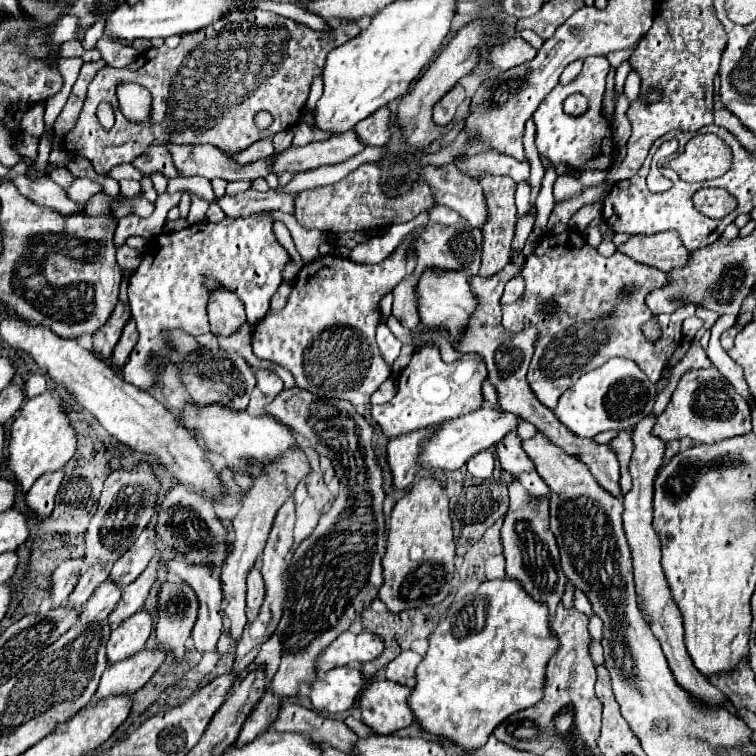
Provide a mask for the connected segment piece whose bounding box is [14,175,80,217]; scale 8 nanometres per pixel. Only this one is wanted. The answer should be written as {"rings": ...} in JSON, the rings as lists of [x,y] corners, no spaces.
{"rings":[[[18,175],[14,179],[14,183],[20,189],[20,193],[26,195],[36,205],[56,209],[64,217],[70,217],[72,213],[80,213],[80,205],[70,201],[66,197],[66,191],[62,187],[58,187],[50,177],[30,181],[26,175]]]}

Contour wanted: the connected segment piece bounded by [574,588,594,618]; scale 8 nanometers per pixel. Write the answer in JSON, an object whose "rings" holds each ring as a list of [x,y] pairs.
{"rings":[[[575,588],[574,607],[584,613],[588,618],[594,615],[592,605],[587,595],[579,589]]]}

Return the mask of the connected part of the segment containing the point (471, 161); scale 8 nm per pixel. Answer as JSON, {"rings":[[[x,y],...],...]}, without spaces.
{"rings":[[[474,153],[470,157],[462,155],[460,159],[454,159],[454,163],[462,173],[468,173],[476,181],[480,181],[484,175],[510,175],[518,183],[530,175],[528,161],[518,161],[514,157],[494,153]]]}

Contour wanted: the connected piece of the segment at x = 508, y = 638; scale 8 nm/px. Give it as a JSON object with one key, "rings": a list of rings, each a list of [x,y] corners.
{"rings":[[[504,577],[504,579],[494,579],[494,581],[484,581],[474,593],[456,599],[448,611],[446,611],[446,619],[434,629],[434,633],[430,635],[430,647],[422,659],[422,663],[416,669],[416,687],[414,693],[408,697],[408,705],[416,715],[416,721],[422,725],[422,729],[436,733],[436,735],[444,735],[452,741],[456,741],[458,745],[462,745],[464,749],[478,749],[484,745],[484,741],[488,741],[488,735],[492,733],[492,729],[504,721],[508,715],[522,711],[526,707],[532,707],[540,701],[540,697],[544,695],[544,669],[548,667],[548,661],[552,659],[552,653],[556,651],[556,637],[552,637],[552,629],[548,623],[548,607],[540,605],[540,601],[532,601],[532,597],[528,597],[528,593],[524,593],[524,589],[520,589],[520,585],[516,585],[516,581]]]}

